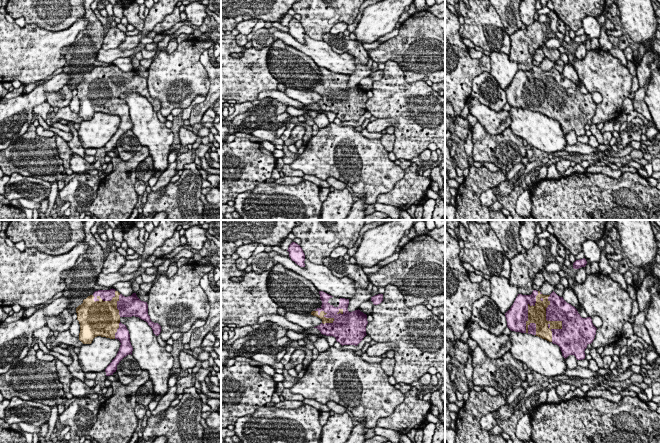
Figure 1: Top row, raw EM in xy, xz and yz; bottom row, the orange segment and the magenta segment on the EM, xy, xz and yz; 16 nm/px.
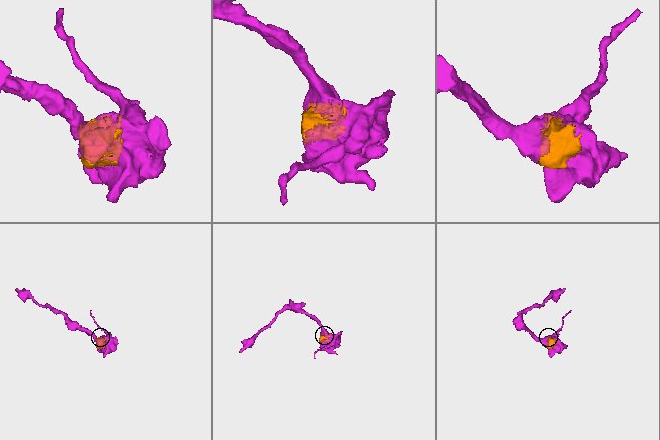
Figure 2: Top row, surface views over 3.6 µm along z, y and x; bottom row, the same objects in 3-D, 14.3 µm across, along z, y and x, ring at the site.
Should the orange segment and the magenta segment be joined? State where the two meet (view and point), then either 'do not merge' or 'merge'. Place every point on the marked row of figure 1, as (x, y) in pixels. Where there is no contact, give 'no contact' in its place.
yz (555, 321) | merge

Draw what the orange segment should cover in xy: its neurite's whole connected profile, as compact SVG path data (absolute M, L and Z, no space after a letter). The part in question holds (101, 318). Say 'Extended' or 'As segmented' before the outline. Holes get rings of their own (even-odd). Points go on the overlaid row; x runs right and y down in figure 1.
Extended. M113 288L95 291L76 308L76 313L80 324L79 340L83 344L91 344L97 336L118 339L121 343L116 357L105 369L106 376L113 375L119 362L132 355L130 334L120 322L121 317L139 317L148 323L156 336L161 332L161 326L152 322L148 315L147 302L141 301L136 293L125 297Z

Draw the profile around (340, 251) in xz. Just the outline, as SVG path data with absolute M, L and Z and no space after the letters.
M339 246L331 252L330 257L338 259L340 257L343 257L345 254L347 254L347 251L348 251L348 248L344 246Z

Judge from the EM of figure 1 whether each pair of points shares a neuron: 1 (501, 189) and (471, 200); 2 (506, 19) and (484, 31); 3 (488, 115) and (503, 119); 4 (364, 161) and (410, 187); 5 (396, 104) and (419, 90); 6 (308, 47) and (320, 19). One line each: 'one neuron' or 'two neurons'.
1: two neurons
2: two neurons
3: one neuron
4: two neurons
5: one neuron
6: two neurons

